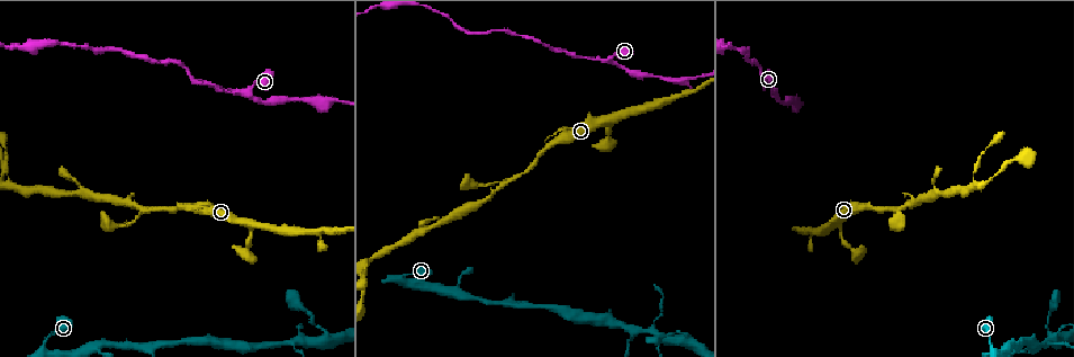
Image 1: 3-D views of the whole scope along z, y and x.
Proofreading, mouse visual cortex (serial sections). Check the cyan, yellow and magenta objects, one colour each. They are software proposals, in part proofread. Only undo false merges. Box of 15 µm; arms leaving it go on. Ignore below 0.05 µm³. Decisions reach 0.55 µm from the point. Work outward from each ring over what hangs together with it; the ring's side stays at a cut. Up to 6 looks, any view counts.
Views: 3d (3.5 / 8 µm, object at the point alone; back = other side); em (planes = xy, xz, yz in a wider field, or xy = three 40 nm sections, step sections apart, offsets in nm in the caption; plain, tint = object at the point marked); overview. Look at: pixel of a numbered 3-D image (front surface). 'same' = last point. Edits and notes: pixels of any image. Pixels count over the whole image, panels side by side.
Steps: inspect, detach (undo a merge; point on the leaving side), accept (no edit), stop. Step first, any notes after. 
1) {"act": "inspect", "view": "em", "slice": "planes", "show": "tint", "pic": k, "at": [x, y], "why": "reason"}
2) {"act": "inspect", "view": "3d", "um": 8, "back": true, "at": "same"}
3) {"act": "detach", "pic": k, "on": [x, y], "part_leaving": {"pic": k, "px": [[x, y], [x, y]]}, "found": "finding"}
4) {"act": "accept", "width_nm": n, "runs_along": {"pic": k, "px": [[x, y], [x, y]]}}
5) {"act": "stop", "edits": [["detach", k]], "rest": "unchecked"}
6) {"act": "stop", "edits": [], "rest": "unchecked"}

{"act": "inspect", "view": "3d", "um": 3.5, "pic": 1, "at": [664, 339], "why": "sudden change in width"}

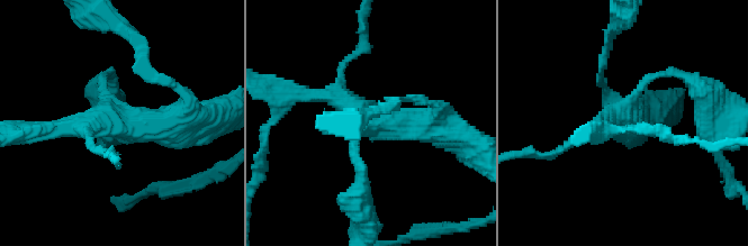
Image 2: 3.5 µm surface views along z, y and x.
{"act": "inspect", "view": "em", "slice": "xy", "step": 5, "show": "tint", "pic": 2, "at": [108, 117], "arms": 4, "arm_widths_nm": [100, 150, 250, 450]}

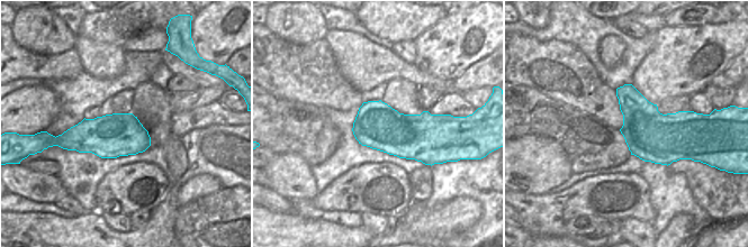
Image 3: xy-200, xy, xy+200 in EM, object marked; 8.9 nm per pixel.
{"act": "inspect", "view": "em", "slice": "planes", "show": "tint", "at": "same"}

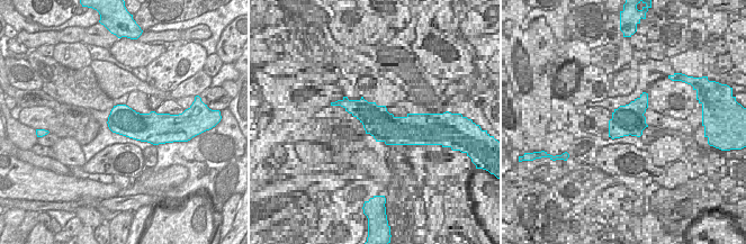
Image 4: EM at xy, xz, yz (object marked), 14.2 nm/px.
{"act": "accept", "width_nm": 400, "runs_along": {"pic": 2, "px": [[293, 96], [444, 130]]}, "found": "continuous, no second cell"}

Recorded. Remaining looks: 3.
{"act": "inspect", "view": "3d", "um": 3.5, "pic": 1, "at": [690, 77], "why": "calibre changes"}

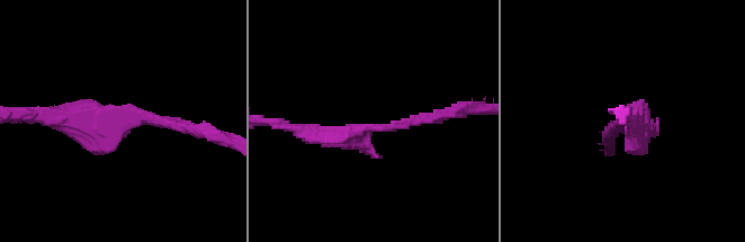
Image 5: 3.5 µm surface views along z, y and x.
{"act": "inspect", "view": "em", "slice": "xy", "step": 1, "show": "tint", "pic": 5, "at": [373, 128], "why": "need the tissue"}

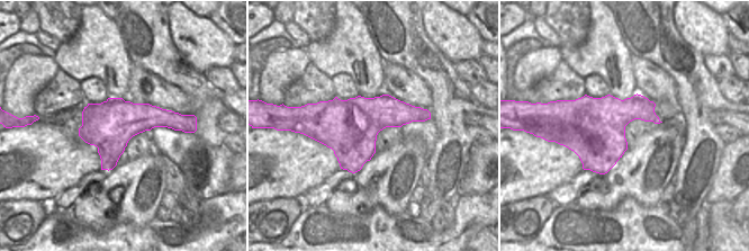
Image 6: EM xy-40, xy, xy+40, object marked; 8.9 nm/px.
{"act": "accept", "runs_along": {"pic": 5, "px": [[301, 131], [349, 136], [446, 114]]}, "found": "continuous, no second cell"}

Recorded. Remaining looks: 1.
{"act": "stop", "edits": [], "rest": "unchecked"}

